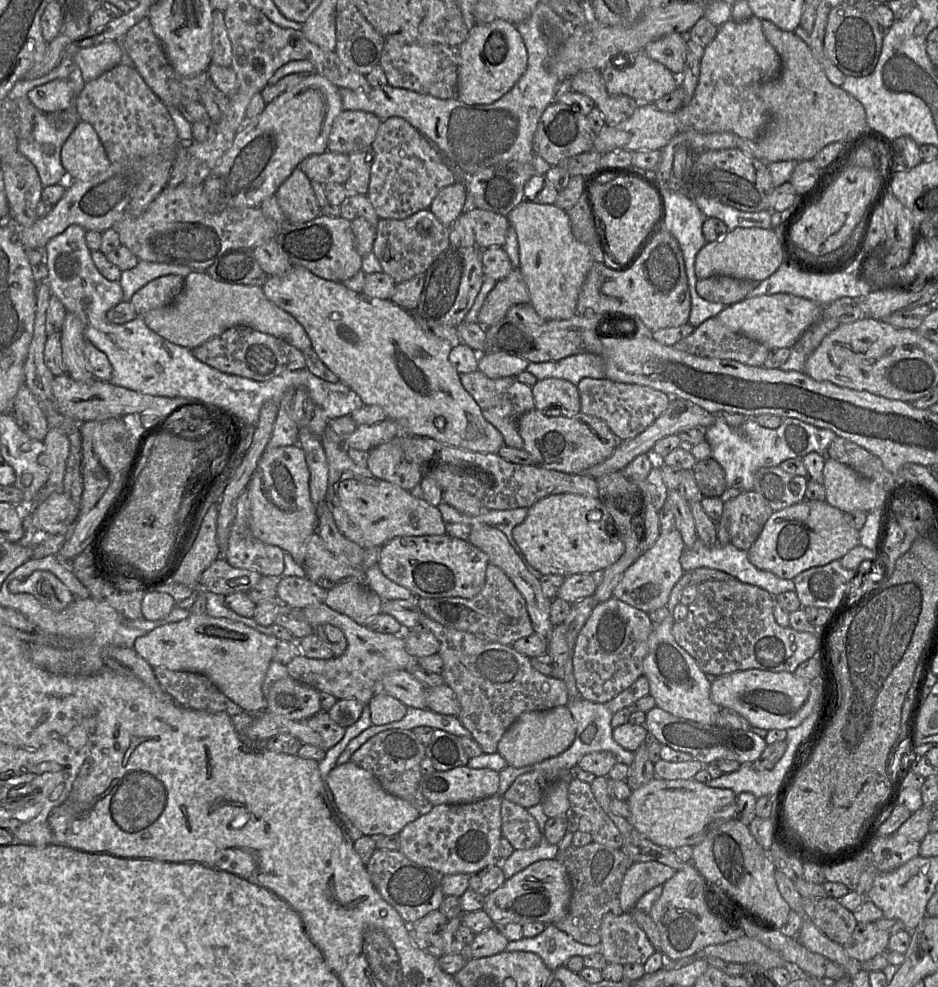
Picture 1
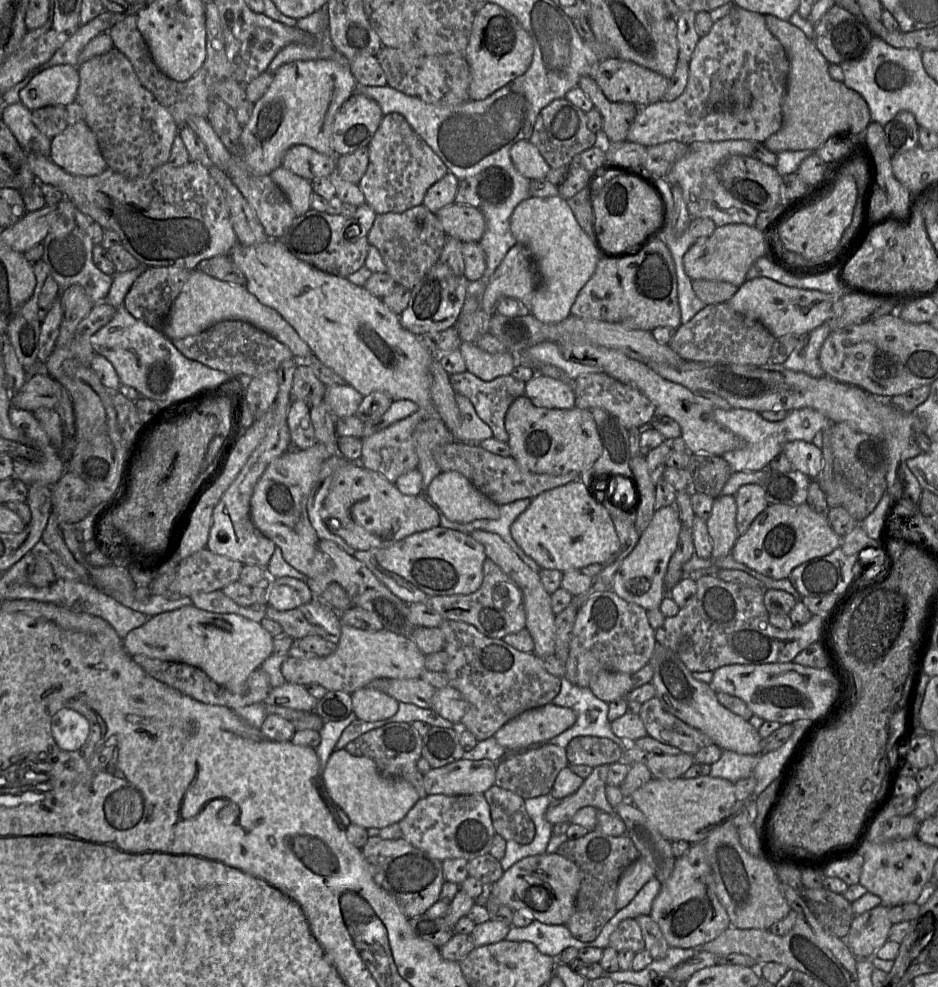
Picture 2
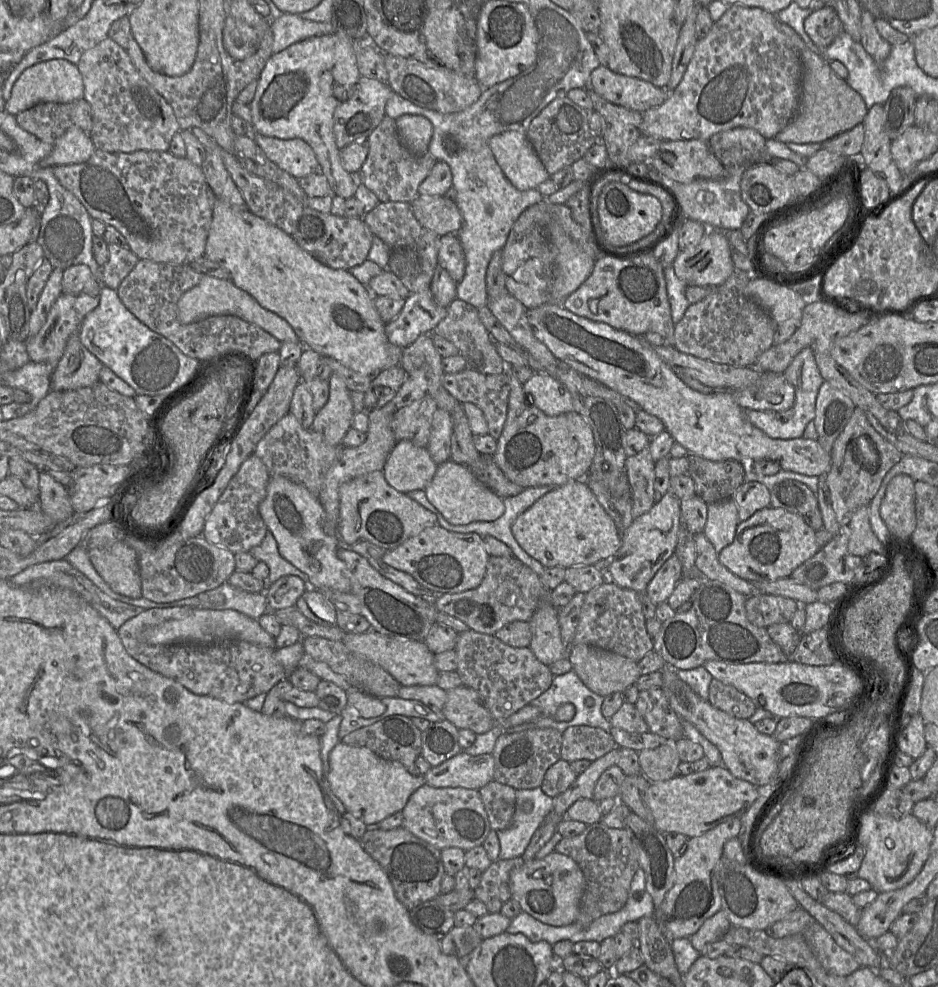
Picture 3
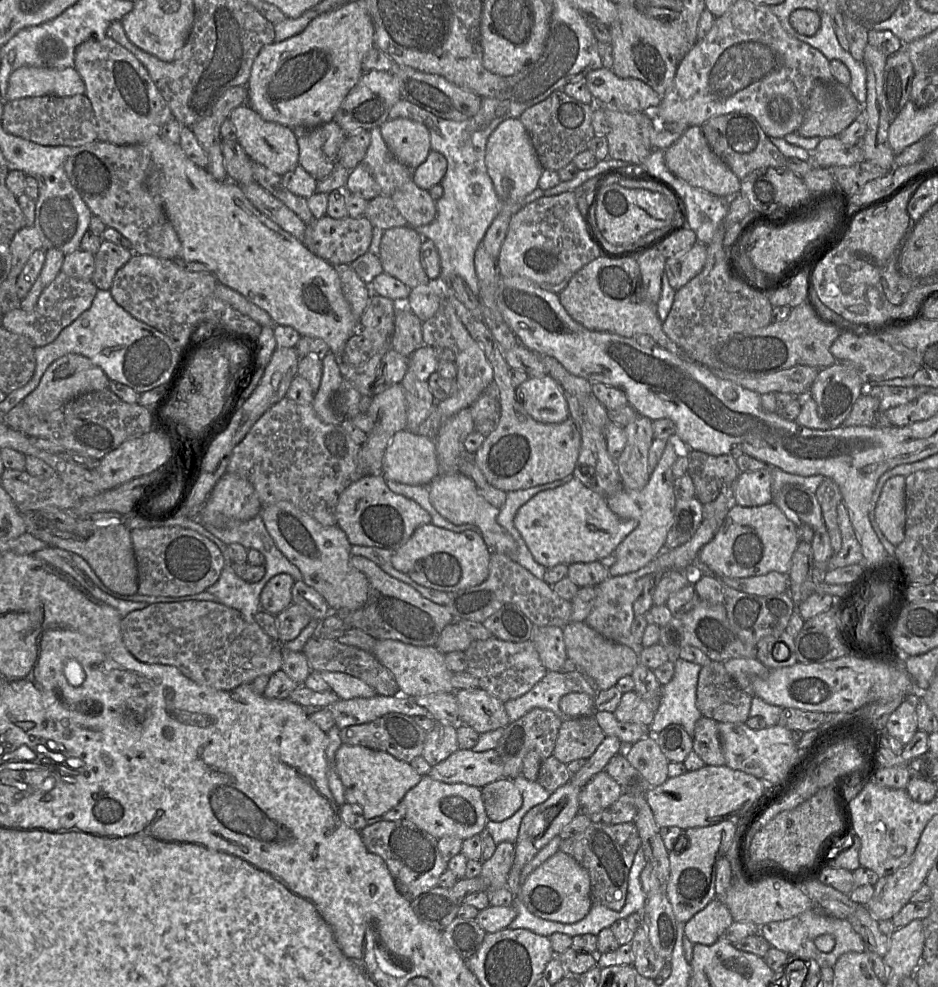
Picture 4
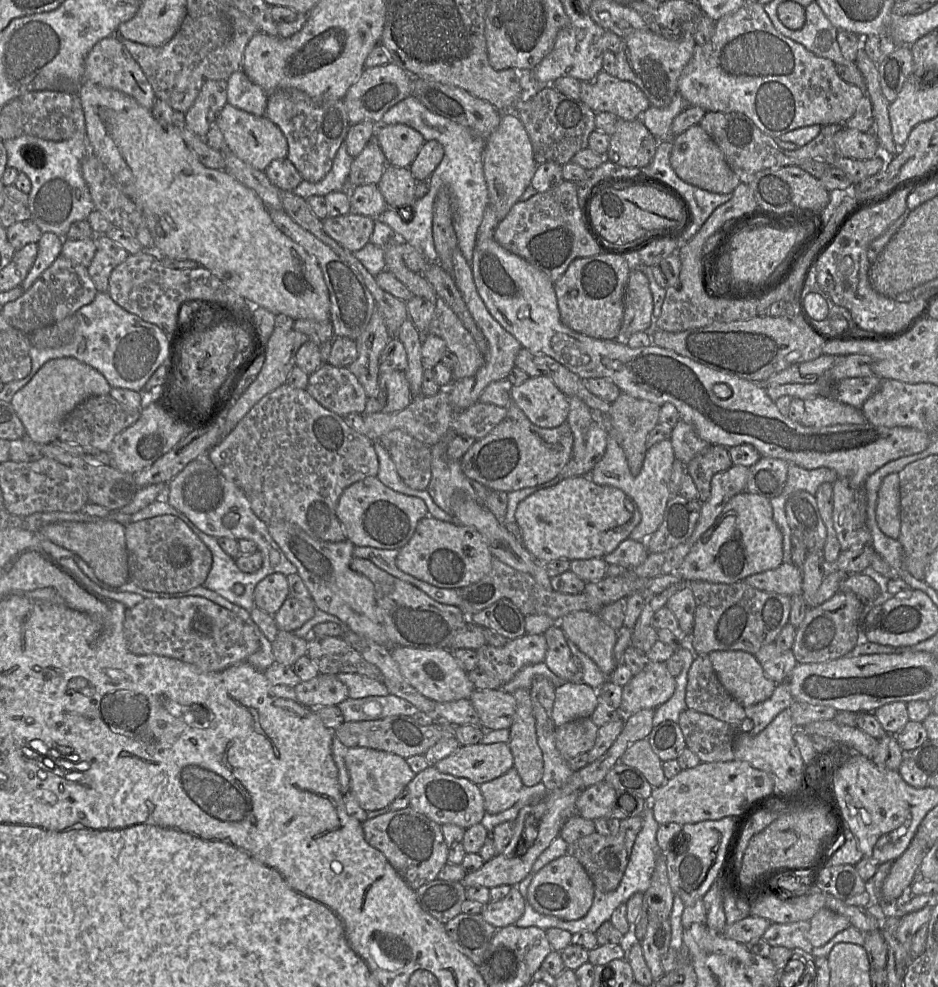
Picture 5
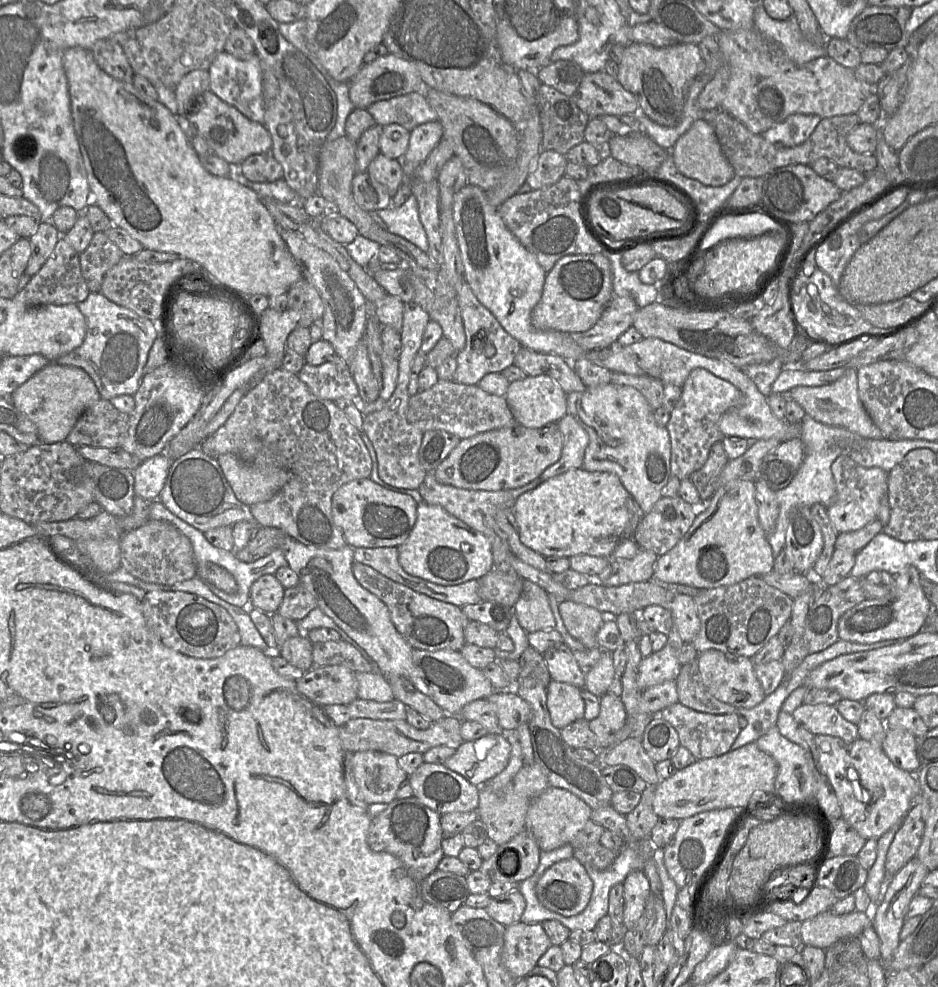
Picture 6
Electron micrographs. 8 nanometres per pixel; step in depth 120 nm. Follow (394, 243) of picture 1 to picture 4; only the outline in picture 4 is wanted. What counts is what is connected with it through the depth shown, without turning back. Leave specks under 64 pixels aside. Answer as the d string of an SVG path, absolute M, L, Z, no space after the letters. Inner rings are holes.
M382 194L368 201L364 217L371 222L373 227L383 230L410 226L396 208L392 198Z

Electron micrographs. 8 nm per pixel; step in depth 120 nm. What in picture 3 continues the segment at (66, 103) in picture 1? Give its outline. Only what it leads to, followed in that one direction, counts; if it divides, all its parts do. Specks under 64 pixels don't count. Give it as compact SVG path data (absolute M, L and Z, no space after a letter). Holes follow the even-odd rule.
M52 59L37 63L23 71L12 88L11 97L5 101L4 110L17 115L39 103L68 103L83 97L84 85L78 67L66 59Z

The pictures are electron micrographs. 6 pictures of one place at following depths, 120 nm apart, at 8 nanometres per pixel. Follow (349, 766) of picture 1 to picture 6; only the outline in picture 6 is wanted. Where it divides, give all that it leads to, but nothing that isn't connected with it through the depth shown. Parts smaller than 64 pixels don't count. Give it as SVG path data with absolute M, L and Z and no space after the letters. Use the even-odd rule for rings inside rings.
M377 752L350 754L350 768L364 800L370 804L389 804L409 775L398 765L398 757Z

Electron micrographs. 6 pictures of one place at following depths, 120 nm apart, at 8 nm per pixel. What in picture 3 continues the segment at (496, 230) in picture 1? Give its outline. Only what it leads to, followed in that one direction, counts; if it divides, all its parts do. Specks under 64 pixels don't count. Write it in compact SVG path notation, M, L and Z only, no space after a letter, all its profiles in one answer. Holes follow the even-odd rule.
M418 195L410 204L418 222L439 236L456 234L462 226L459 208L443 196Z

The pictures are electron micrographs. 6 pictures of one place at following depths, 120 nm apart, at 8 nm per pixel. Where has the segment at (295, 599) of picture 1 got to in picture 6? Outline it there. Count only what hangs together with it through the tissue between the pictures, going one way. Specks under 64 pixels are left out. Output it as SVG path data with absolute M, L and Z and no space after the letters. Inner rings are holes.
M263 575L251 585L249 607L272 615L280 607L284 592L285 588L275 575Z

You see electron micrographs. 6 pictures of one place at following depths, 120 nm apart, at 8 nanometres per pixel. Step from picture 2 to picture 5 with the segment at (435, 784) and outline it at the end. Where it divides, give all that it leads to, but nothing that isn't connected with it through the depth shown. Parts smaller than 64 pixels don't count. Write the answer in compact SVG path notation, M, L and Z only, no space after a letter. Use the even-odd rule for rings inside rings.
M508 743L473 744L457 751L434 765L441 773L467 778L481 785L505 774L514 767Z

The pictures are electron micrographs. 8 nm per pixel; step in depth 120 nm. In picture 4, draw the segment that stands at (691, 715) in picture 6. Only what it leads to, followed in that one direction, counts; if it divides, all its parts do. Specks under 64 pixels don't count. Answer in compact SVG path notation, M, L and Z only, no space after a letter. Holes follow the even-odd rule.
M702 716L695 724L693 734L693 751L706 765L726 765L724 752L718 733L719 722Z

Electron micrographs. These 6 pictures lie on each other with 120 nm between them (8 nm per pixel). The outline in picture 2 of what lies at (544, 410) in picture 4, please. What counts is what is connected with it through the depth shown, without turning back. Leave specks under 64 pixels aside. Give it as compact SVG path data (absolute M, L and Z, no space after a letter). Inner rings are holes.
M536 374L534 378L526 382L525 395L538 407L547 409L576 407L573 385L540 374Z

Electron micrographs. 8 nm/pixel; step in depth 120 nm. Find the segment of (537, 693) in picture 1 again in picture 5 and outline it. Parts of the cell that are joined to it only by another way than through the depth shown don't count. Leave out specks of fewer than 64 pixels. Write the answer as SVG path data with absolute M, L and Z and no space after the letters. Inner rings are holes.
M526 633L508 641L503 647L485 644L476 652L477 667L492 673L503 686L523 667L542 663L547 652L547 642L543 634Z

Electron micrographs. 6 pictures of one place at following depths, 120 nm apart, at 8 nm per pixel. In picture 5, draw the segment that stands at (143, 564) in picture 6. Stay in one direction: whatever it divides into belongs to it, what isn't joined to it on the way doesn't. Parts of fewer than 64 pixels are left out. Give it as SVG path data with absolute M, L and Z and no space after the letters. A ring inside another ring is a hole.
M161 515L125 526L129 580L152 592L185 592L202 586L212 567L210 549L178 517Z

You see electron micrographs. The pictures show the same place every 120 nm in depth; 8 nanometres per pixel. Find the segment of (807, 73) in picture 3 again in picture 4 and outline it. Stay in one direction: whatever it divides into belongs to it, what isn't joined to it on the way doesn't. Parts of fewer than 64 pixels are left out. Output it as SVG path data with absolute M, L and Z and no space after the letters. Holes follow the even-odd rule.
M837 81L816 83L807 101L804 120L797 133L802 137L834 137L862 111L849 87Z

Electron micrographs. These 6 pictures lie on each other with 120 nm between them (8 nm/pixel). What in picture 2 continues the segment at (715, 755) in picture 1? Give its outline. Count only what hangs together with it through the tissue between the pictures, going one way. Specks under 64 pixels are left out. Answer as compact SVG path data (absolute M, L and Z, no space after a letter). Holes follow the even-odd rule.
M656 696L641 705L638 715L649 736L684 753L694 755L701 748L713 744L705 733L667 712Z

